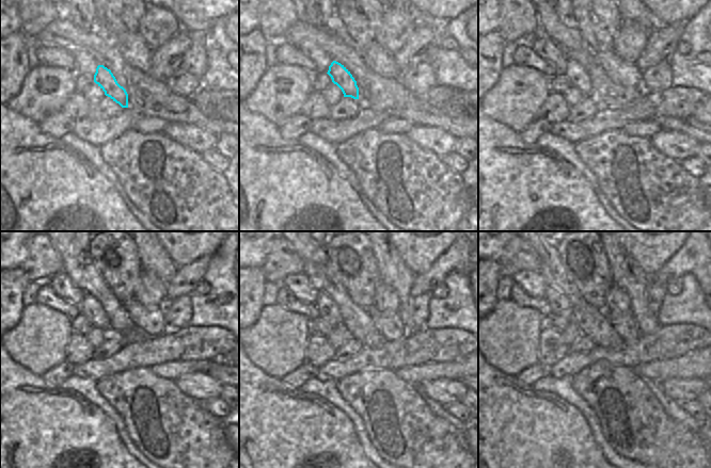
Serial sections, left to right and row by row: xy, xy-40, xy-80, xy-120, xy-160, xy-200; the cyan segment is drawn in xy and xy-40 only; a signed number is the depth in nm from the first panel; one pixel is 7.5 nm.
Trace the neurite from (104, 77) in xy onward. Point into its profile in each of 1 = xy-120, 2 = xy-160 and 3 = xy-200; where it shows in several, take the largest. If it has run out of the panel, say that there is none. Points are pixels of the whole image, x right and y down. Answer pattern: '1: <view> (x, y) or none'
1: xy-120 (90, 307)
2: xy-160 (328, 309)
3: xy-200 (557, 302)

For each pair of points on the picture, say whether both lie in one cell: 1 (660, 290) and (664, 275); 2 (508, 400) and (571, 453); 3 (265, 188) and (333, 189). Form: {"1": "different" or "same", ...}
{"1": "different", "2": "same", "3": "same"}

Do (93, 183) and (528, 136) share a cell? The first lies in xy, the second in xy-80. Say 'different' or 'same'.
different

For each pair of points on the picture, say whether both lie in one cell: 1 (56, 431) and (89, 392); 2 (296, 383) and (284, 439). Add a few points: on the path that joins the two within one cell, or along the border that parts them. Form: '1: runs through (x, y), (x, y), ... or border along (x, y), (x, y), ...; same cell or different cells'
1: border along (61, 388), (81, 394), (104, 413); different cells
2: border along (279, 378), (298, 389); different cells

